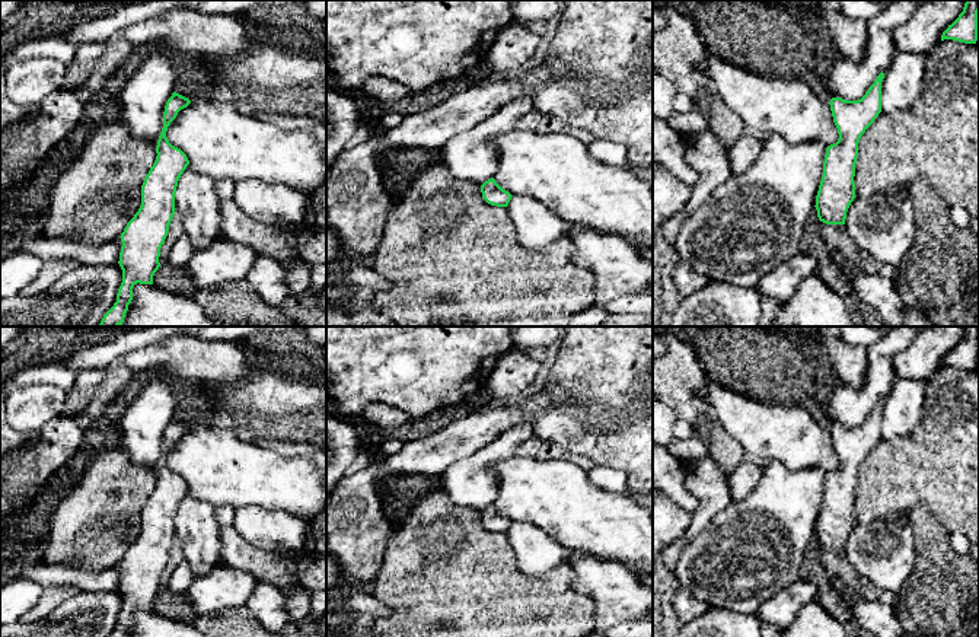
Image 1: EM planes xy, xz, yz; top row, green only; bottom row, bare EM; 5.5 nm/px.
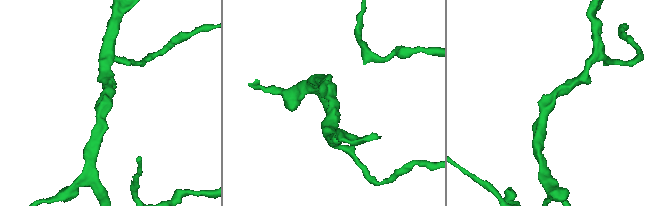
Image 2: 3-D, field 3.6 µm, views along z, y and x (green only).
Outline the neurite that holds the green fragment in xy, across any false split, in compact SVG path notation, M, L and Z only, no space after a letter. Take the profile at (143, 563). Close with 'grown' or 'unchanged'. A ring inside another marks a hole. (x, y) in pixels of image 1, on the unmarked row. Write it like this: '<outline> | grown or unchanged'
M176 418L166 429L163 455L156 472L157 482L141 512L141 532L119 563L122 573L118 590L122 609L109 637L128 637L133 614L137 609L153 611L153 602L160 593L160 574L176 536L178 507L189 491L186 481L169 469L166 458L178 439L189 430L188 424Z | unchanged

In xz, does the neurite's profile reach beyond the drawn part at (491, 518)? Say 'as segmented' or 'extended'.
as segmented

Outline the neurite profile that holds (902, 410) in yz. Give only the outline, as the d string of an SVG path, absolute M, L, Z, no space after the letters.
M897 379L881 408L881 439L909 436L922 417L927 386L921 380Z

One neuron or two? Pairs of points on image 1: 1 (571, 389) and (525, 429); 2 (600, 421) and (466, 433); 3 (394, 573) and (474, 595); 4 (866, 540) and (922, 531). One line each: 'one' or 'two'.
1: two
2: one
3: one
4: two

